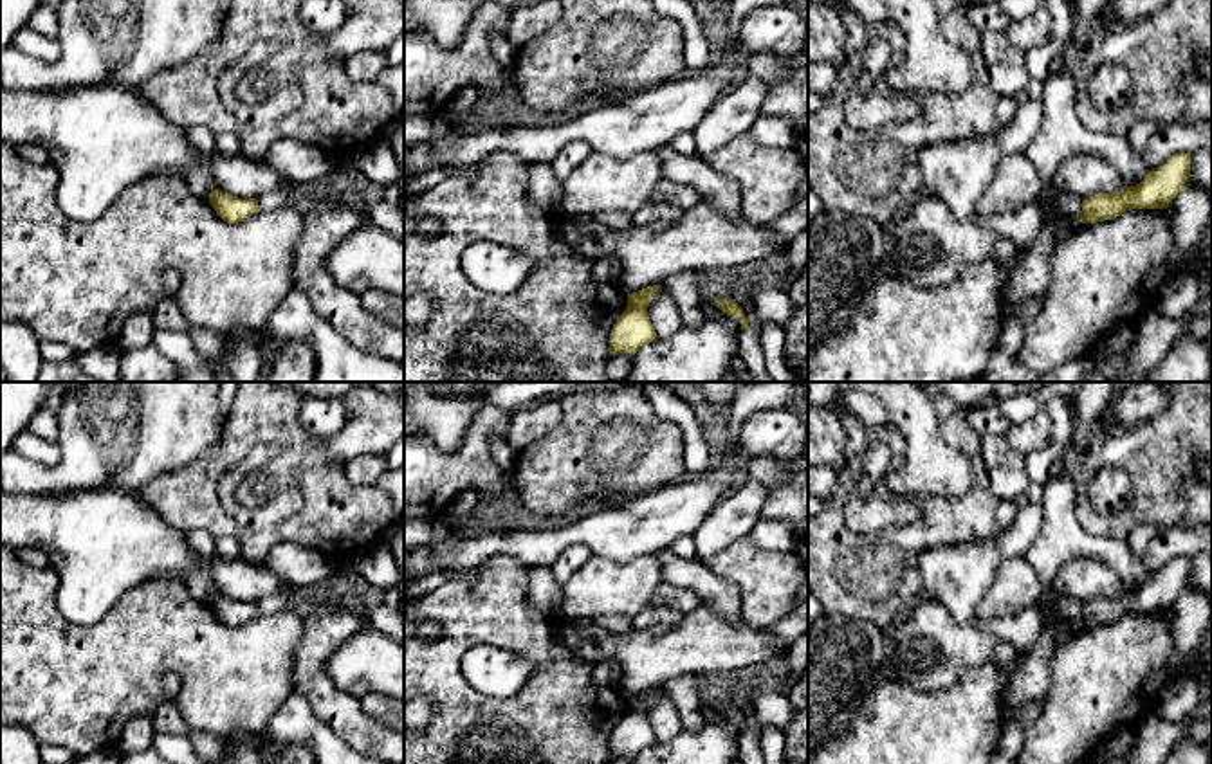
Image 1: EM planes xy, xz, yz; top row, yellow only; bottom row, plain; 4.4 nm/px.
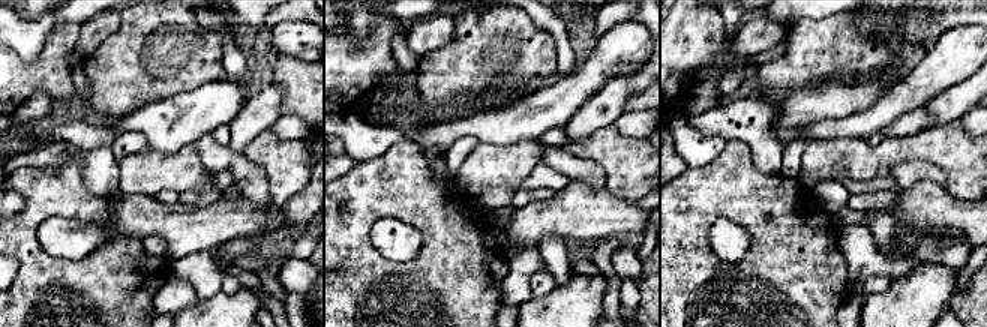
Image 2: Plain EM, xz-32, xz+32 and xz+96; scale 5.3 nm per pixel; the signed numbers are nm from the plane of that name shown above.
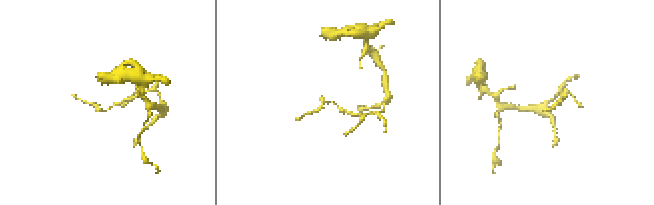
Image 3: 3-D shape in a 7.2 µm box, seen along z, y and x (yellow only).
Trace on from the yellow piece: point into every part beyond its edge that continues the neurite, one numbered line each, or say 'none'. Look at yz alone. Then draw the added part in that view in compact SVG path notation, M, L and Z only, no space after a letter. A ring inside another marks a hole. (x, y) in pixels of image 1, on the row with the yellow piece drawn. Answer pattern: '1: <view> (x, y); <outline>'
none

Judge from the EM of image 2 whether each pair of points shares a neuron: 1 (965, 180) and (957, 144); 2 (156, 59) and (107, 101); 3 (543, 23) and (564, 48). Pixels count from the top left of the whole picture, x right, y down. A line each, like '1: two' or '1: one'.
1: one
2: one
3: one

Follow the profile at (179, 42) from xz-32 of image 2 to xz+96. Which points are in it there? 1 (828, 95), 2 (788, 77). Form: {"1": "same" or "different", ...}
{"1": "different", "2": "same"}

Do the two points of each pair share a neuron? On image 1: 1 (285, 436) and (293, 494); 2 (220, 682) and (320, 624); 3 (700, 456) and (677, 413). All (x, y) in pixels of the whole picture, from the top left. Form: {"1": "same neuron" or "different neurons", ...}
{"1": "different neurons", "2": "different neurons", "3": "same neuron"}

